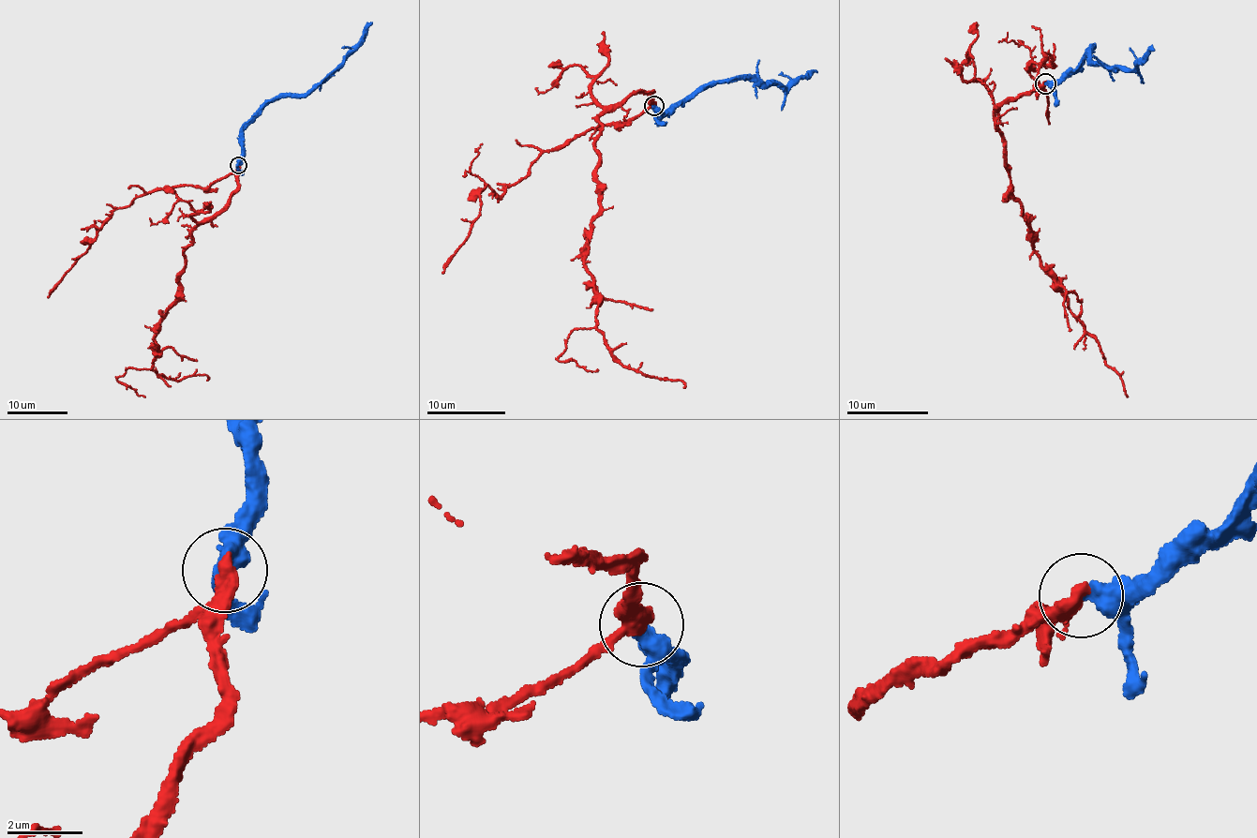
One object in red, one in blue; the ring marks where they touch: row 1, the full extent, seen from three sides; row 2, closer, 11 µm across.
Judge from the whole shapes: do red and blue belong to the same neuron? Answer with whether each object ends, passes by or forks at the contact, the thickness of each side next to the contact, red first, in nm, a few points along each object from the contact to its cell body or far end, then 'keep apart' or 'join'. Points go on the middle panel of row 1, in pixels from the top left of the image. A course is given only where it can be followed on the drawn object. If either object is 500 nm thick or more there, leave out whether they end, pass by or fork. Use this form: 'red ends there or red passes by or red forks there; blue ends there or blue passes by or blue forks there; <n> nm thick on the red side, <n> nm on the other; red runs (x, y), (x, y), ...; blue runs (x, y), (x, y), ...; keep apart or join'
red ends there; blue passes by; 460 nm thick on the red side, 360 nm on the other; red runs (654, 106), (652, 92), (634, 91), (598, 117), (601, 215), (585, 264), (609, 350), (622, 364), (682, 387); blue runs (654, 106), (654, 112), (663, 115), (714, 82), (745, 78), (786, 86), (800, 75), (815, 70); join

